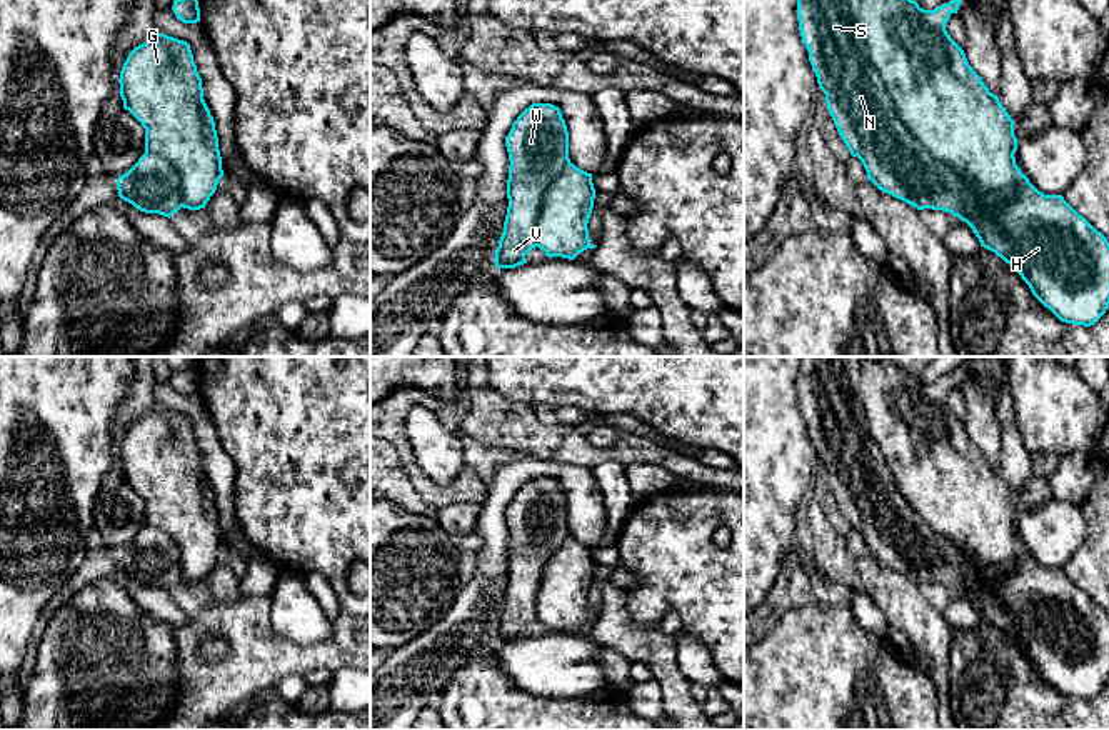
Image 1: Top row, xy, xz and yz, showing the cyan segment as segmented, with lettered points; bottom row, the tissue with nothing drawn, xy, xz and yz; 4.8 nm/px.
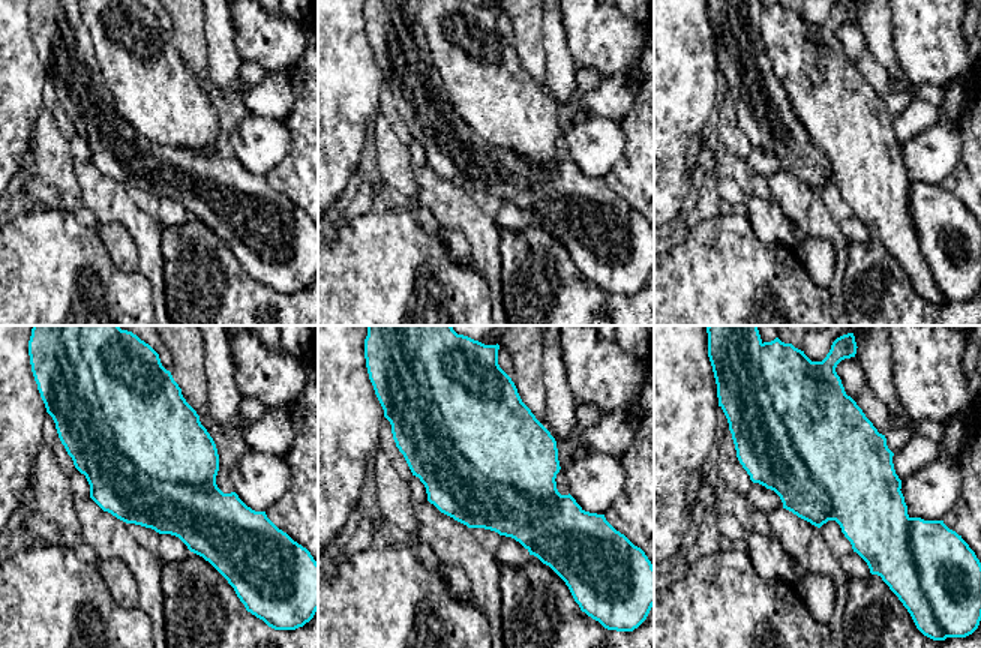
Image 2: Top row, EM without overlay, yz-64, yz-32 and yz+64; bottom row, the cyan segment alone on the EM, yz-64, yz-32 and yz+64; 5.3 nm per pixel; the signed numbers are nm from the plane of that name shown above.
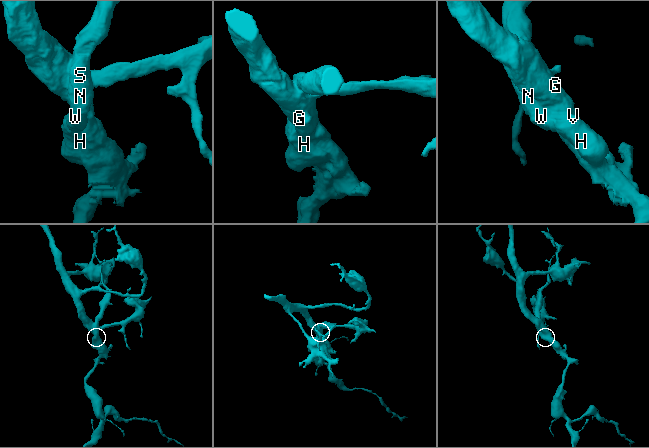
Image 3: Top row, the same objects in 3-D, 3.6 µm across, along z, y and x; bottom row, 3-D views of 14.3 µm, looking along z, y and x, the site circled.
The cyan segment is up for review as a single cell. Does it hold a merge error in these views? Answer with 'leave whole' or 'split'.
split

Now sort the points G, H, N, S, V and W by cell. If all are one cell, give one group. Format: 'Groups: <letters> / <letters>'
Groups: G / H N S V W

